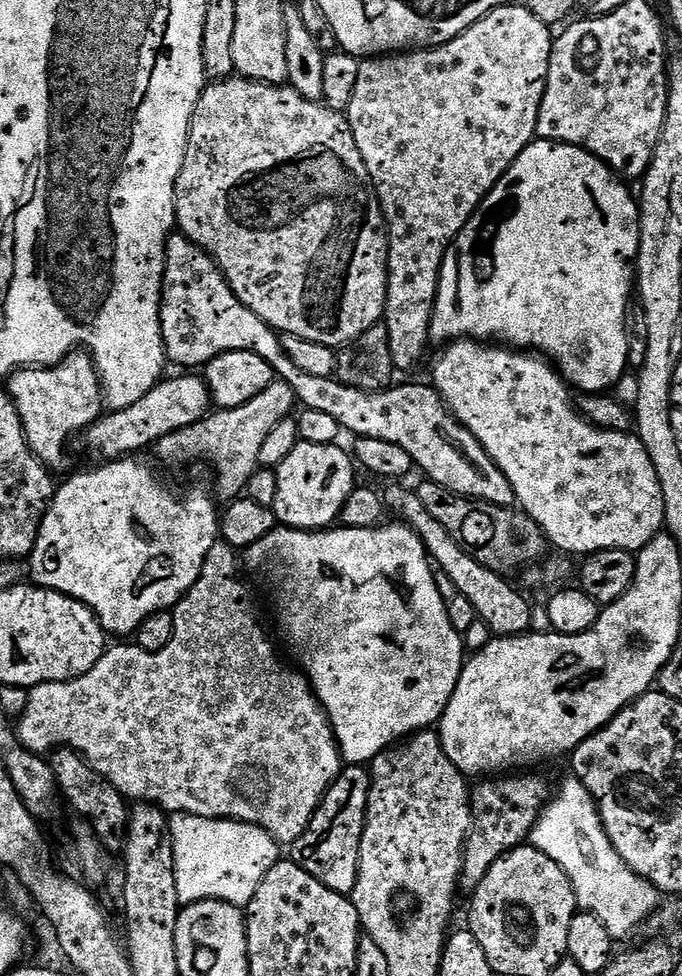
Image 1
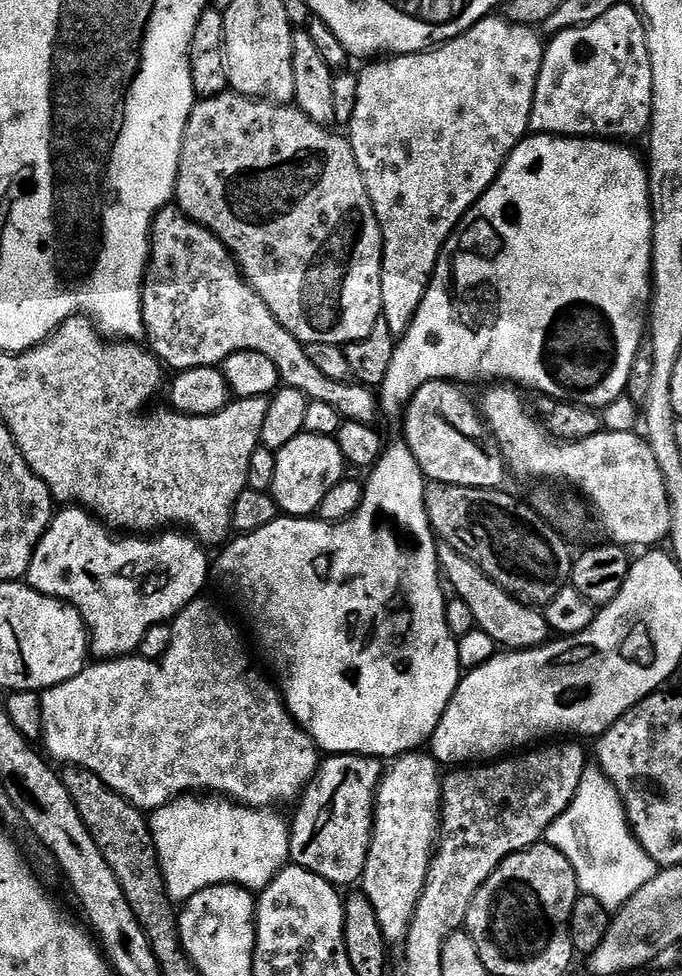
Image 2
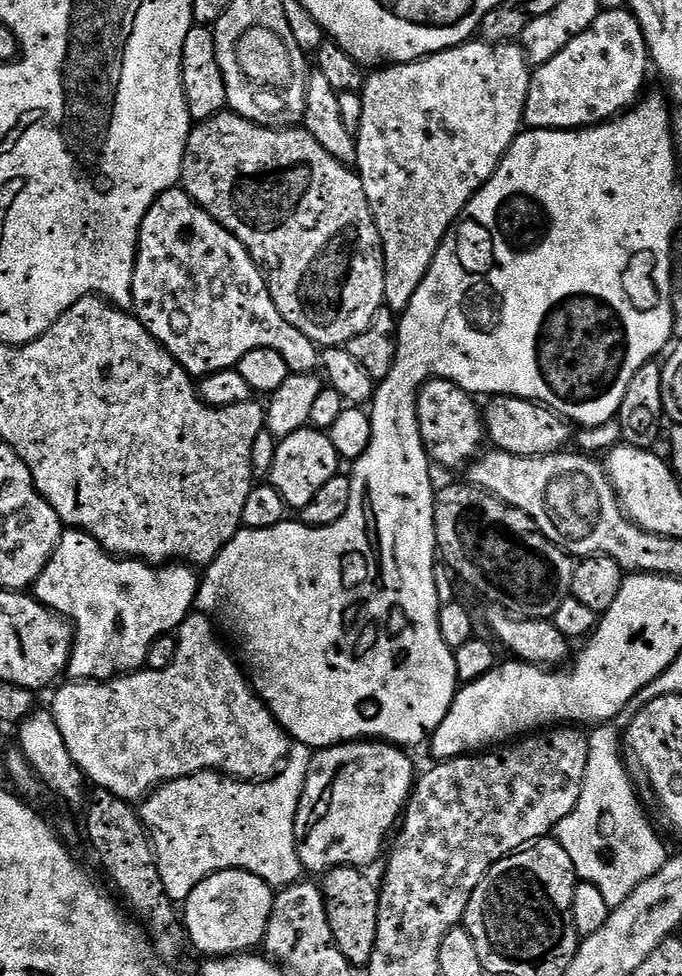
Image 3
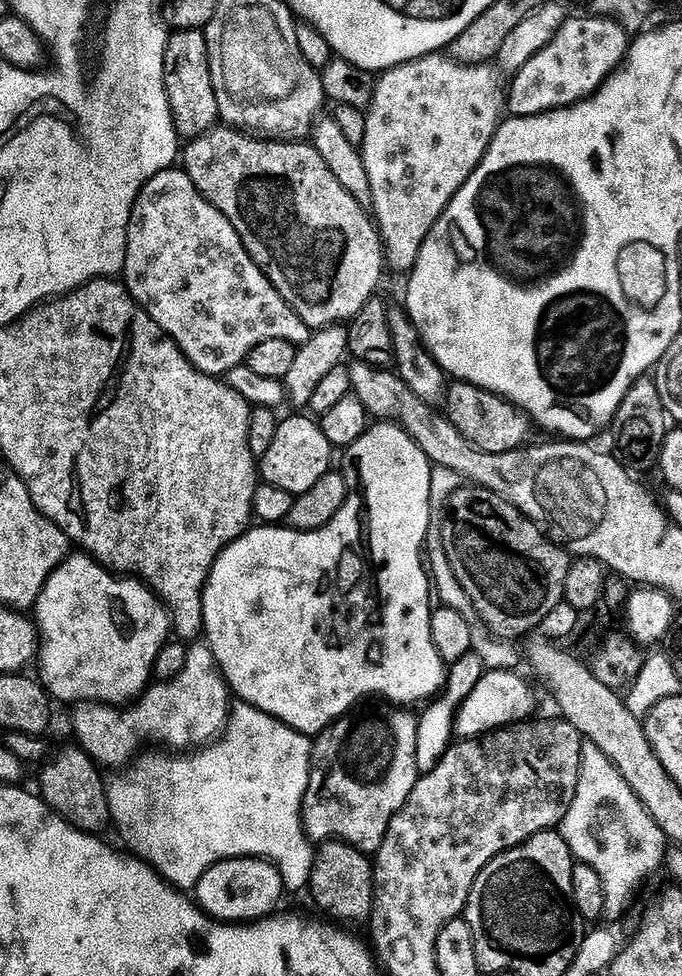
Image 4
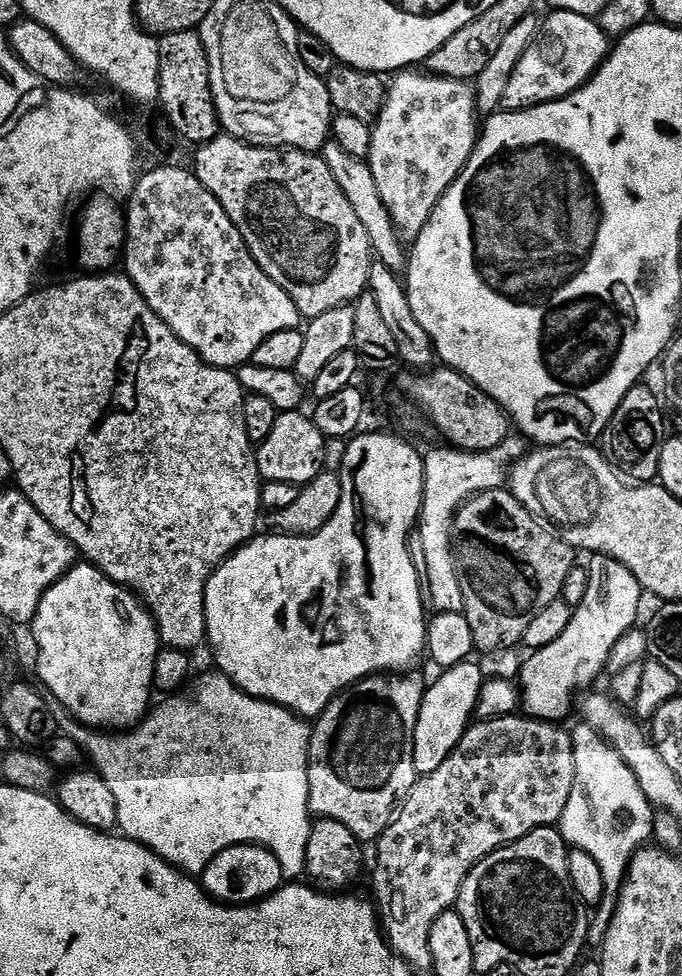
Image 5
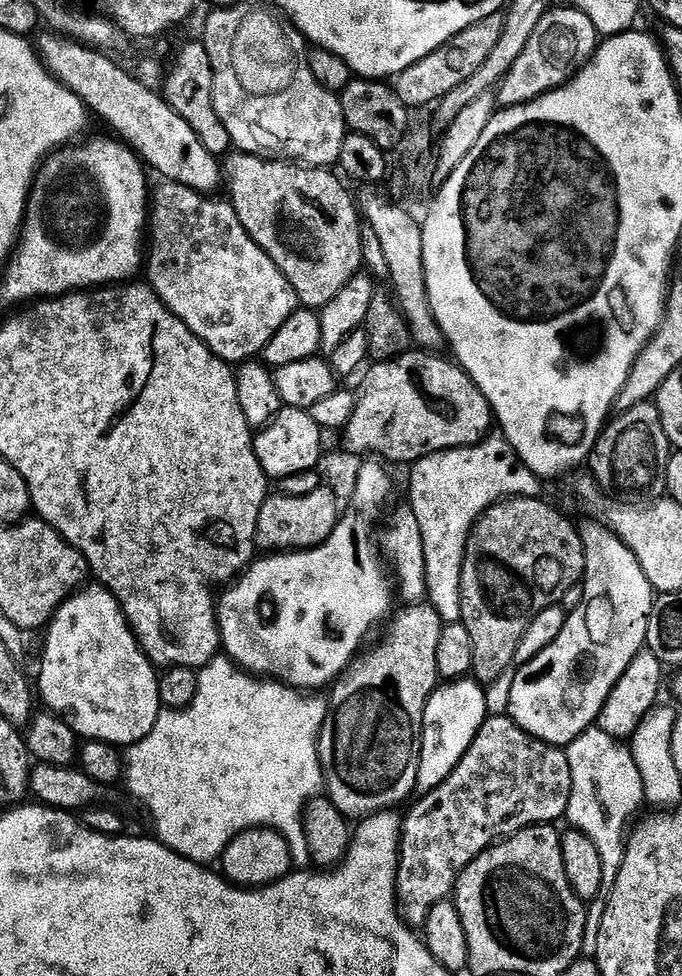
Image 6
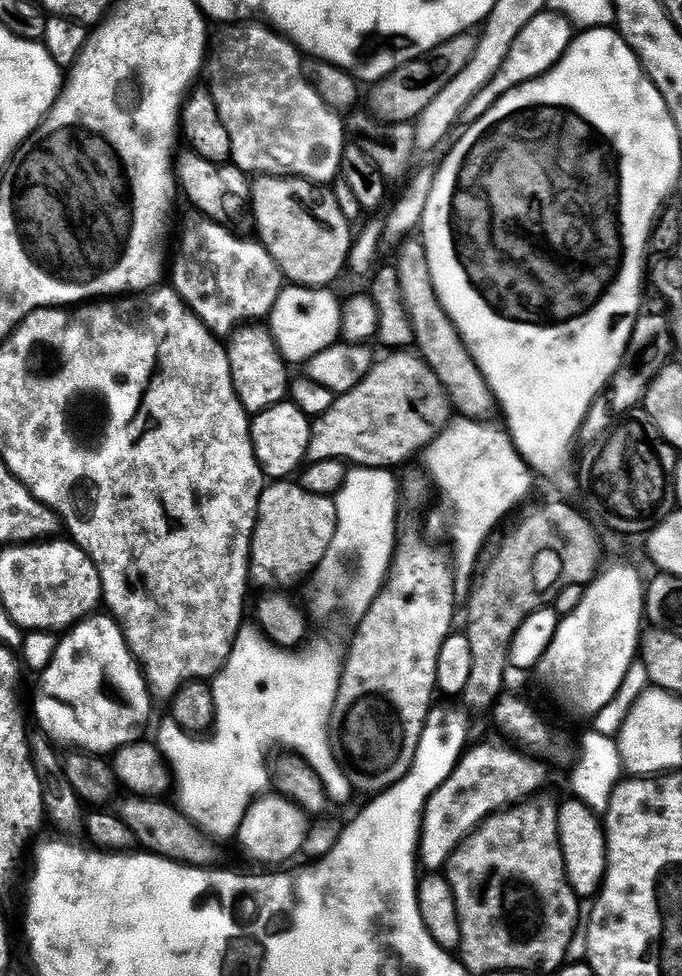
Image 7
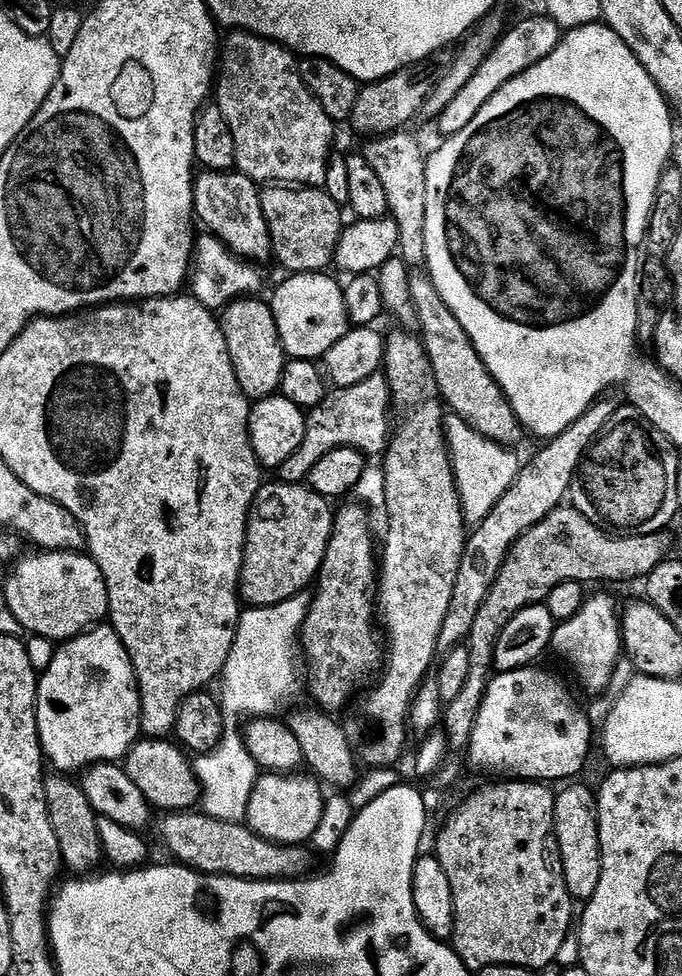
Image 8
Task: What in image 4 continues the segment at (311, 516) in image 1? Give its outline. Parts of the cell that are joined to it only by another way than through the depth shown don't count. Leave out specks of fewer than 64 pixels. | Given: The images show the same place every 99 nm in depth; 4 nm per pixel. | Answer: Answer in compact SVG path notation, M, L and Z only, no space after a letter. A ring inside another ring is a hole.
M304 414L292 415L296 416L290 417L289 420L280 420L278 430L274 434L274 443L258 461L258 472L263 483L278 486L278 490L286 490L295 498L306 494L306 490L314 490L318 478L330 471L333 467L334 449L326 434L322 434L315 419Z

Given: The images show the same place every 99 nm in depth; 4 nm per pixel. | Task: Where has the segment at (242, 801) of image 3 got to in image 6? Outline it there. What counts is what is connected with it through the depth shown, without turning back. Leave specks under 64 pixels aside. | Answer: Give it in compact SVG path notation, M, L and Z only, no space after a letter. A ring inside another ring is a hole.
M217 654L209 664L198 672L198 694L194 694L194 702L185 708L164 708L158 714L158 722L154 722L154 730L146 734L137 744L131 745L123 753L123 783L128 783L128 792L140 804L149 808L148 816L152 819L155 839L174 850L179 856L193 860L196 864L211 865L211 860L221 855L229 842L238 834L249 832L251 828L272 828L281 832L290 846L293 865L304 870L310 864L310 850L306 846L304 833L304 805L324 788L324 771L320 765L320 732L328 717L328 702L323 695L305 694L303 691L290 688L271 678L261 678L244 671L227 655Z

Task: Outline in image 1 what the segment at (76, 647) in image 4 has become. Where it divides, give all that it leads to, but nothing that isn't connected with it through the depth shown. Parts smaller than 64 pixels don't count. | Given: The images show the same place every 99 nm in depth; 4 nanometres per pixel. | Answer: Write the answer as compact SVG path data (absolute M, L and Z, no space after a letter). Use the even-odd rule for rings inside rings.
M121 458L96 467L100 468L80 472L55 489L30 557L31 579L39 587L61 592L85 604L109 637L128 638L155 612L175 609L194 582L198 582L206 554L218 542L218 504L200 488L190 489L185 496L171 492L156 477L155 470L140 458Z

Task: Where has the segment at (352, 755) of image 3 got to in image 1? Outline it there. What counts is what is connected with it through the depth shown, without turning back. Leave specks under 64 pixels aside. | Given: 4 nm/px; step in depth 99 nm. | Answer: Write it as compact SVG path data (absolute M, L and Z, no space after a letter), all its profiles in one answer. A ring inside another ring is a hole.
M348 766L341 771L336 780L326 790L310 826L291 845L290 858L306 874L318 878L322 886L338 894L351 897L358 882L358 862L360 843L364 833L364 815L368 809L368 786L370 772L364 766Z

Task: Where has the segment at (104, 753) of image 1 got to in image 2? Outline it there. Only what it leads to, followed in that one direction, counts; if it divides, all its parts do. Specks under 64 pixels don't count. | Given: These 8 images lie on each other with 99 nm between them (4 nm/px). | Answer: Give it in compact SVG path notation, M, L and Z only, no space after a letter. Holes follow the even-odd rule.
M204 599L192 600L180 611L180 615L171 621L170 650L166 650L166 654L161 660L144 660L139 654L133 654L122 656L118 660L92 662L84 667L82 674L70 678L70 682L62 682L58 686L47 689L40 697L42 702L40 735L43 751L53 761L61 760L61 765L76 764L79 768L85 768L98 774L98 778L102 778L102 782L106 782L106 786L113 788L122 798L126 798L135 808L141 810L155 810L166 806L172 800L177 800L180 796L189 794L219 794L235 803L245 804L248 808L271 809L273 806L280 806L276 804L290 803L289 805L291 805L314 778L314 774L320 766L322 753L315 742L308 737L308 733L288 713L279 687L271 679L268 681L252 665L252 660L248 657L248 652L244 649L244 644L240 641L235 626L224 617L223 610L218 605L211 604L210 601Z

